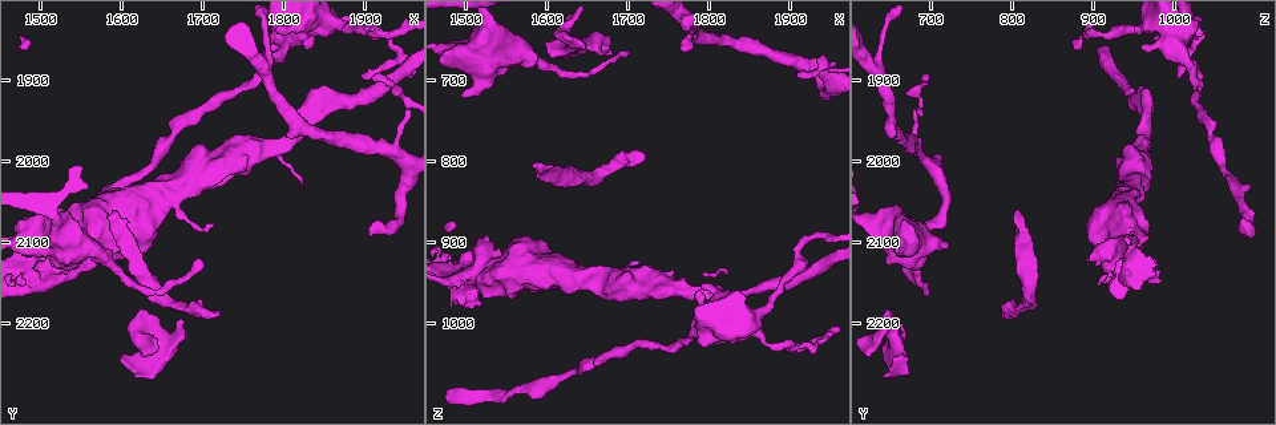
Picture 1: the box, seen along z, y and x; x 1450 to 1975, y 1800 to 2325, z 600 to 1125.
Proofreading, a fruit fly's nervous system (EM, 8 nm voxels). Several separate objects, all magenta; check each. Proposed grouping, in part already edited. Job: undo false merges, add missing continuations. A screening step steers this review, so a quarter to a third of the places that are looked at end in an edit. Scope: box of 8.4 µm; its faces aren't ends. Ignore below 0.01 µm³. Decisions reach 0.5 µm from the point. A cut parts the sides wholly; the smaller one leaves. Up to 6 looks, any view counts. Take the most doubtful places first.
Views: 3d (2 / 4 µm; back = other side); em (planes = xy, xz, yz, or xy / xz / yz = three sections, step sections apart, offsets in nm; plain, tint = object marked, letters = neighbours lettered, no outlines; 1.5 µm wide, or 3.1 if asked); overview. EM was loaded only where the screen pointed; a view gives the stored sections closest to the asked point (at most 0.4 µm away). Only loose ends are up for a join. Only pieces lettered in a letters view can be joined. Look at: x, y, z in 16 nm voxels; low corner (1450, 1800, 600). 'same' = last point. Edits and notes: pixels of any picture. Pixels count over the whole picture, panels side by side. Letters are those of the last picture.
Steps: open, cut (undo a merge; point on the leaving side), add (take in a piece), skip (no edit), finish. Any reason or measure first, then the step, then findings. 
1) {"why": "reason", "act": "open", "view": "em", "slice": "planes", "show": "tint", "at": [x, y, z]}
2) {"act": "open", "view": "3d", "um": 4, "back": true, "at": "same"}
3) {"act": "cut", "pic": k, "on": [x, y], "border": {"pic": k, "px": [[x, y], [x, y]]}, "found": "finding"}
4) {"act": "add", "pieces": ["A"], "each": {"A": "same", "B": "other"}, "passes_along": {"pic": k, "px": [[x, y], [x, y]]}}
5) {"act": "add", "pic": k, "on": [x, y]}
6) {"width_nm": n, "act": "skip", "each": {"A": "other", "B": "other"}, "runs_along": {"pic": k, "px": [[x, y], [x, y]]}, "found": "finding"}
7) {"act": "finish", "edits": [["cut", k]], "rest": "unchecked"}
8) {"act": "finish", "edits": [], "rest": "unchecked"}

{"why": "an open end", "act": "open", "view": "3d", "um": 4, "at": [1910, 2090, 690]}

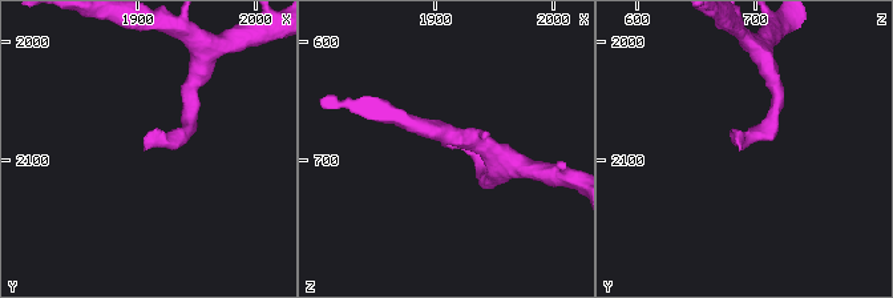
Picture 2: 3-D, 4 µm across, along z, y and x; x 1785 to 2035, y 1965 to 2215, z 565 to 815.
{"why": "need the tissue", "act": "open", "view": "em", "slice": "planes", "show": "tint", "at": [1906, 2092, 690]}

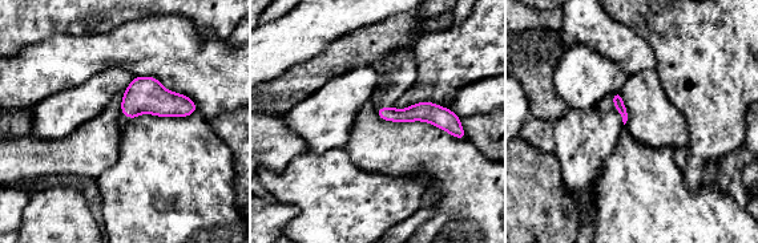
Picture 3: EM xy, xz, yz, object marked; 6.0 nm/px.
{"why": "what lies round it", "act": "open", "view": "em", "slice": "planes", "show": "letters", "at": "same"}

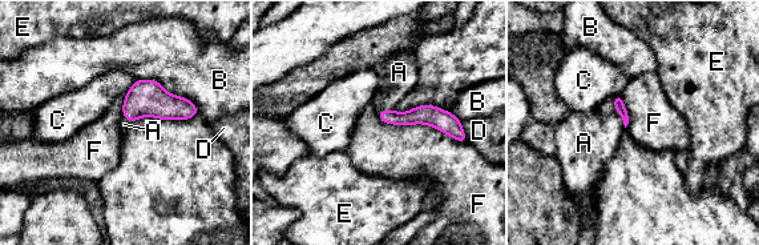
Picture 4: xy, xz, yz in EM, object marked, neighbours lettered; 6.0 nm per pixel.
{"act": "add", "pieces": ["A"], "each": {"A": "same", "B": "other", "C": "other", "D": "other", "E": "other", "F": "other"}, "passes_along": {"pic": 4, "px": [[620, 107], [617, 112], [588, 141]]}, "found": "the neuron continues"}

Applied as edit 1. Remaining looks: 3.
{"why": "an open end", "act": "open", "view": "em", "slice": "xy", "step": 8, "show": "letters", "at": [1590, 2055, 810]}

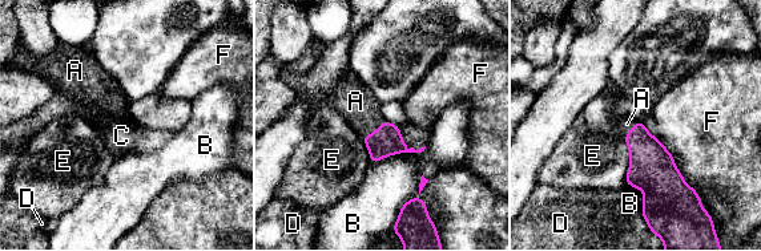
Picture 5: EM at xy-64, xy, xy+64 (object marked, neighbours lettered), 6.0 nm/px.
{"act": "add", "pieces": ["A"], "each": {"A": "same", "B": "other", "C": "other", "D": "other", "E": "other", "F": "other"}, "passes_along": {"pic": 5, "px": [[386, 140], [374, 132], [355, 101]]}, "found": "it goes on there"}

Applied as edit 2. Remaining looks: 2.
{"why": "branch stops here", "act": "open", "view": "em", "slice": "xy", "step": 4, "show": "letters", "at": [1675, 2200, 660]}

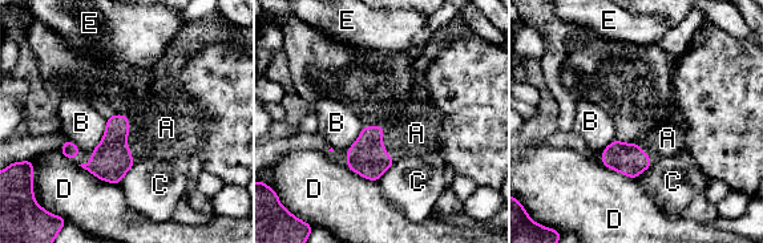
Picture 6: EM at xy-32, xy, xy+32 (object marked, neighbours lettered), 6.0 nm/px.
{"act": "add", "pieces": ["A"], "each": {"A": "same", "B": "other", "C": "other", "D": "other", "E": "other"}, "passes_along": {"pic": 6, "px": [[110, 160], [125, 140], [165, 129]]}, "found": "it goes on there"}

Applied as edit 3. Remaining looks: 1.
{"act": "finish", "edits": [["add", 4], ["add", 5], ["add", 6]], "rest": "unchecked"}

